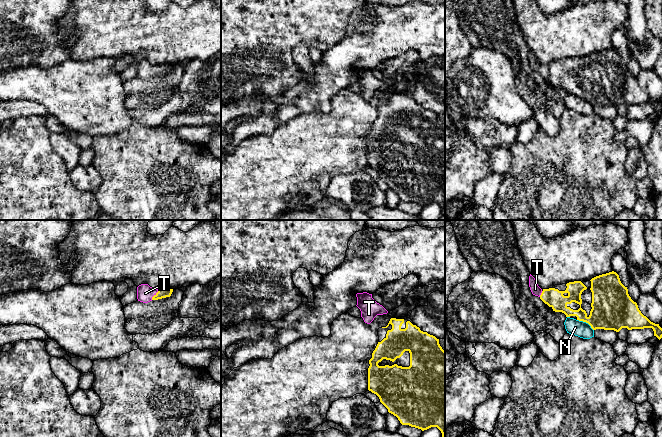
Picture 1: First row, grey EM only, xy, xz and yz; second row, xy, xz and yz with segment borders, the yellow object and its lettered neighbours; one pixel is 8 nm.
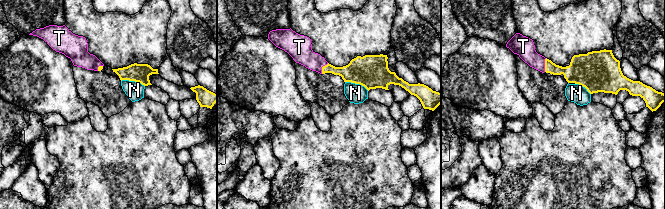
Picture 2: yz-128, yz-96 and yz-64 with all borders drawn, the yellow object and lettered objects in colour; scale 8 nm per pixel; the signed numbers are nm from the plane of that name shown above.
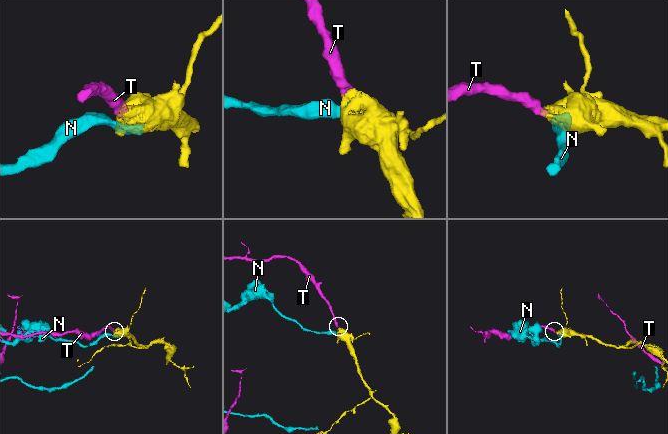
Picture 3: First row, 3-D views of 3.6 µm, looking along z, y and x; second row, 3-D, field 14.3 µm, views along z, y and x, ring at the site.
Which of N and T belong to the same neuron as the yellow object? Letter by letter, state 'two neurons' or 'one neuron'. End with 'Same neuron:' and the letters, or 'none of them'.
N: two neurons
T: one neuron
Same neuron: T

